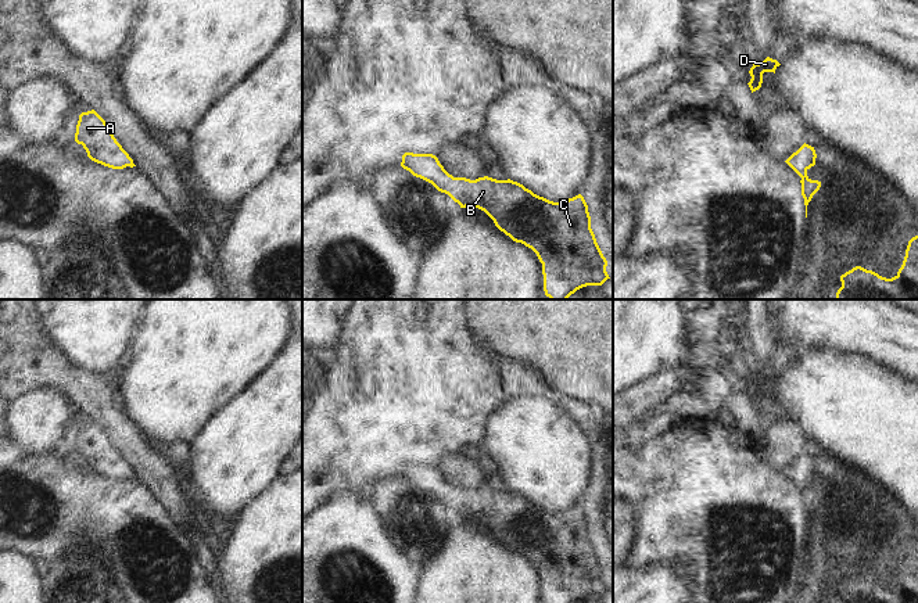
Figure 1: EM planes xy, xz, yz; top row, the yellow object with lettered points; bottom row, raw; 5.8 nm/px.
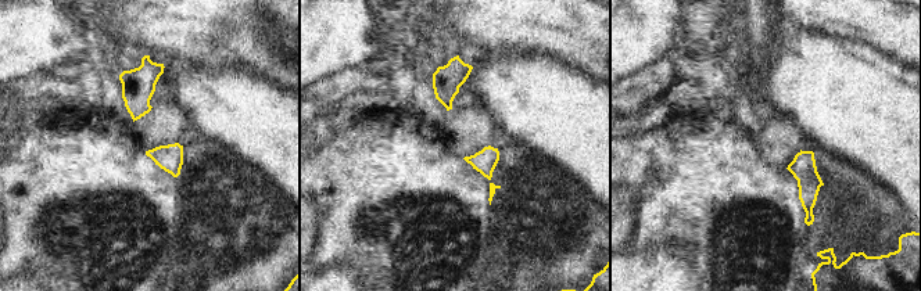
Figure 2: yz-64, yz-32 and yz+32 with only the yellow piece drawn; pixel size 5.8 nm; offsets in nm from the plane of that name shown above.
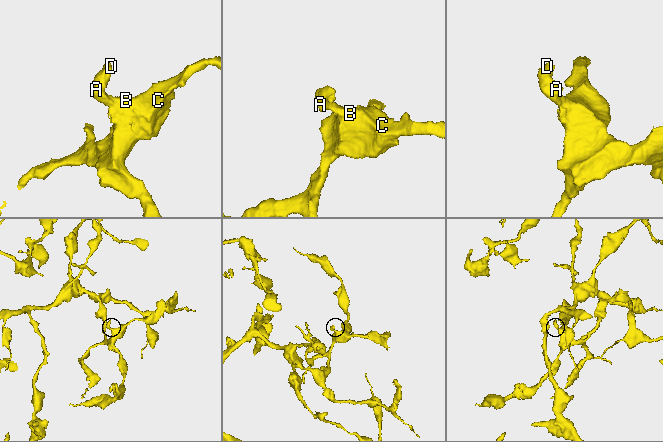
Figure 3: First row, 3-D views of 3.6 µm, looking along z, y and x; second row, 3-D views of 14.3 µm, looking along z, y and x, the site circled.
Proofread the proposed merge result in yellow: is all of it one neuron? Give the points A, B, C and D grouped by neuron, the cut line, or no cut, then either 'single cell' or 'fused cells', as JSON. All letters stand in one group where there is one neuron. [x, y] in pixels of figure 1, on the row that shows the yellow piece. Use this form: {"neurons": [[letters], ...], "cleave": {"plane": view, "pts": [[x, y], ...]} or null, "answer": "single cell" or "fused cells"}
{"neurons": [["A", "B", "C", "D"]], "cleave": null, "answer": "single cell"}

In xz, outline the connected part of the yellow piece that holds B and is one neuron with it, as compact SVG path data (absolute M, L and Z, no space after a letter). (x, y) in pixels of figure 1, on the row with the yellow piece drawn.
M405 152L401 166L448 194L460 208L474 207L484 211L501 231L531 248L542 263L544 291L551 299L567 299L582 287L602 286L610 279L606 272L607 261L591 229L588 205L581 194L564 202L553 202L510 179L453 177L433 154Z

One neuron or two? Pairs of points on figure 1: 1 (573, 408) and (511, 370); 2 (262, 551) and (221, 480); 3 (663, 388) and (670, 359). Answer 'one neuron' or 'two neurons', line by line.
1: one neuron
2: two neurons
3: two neurons

